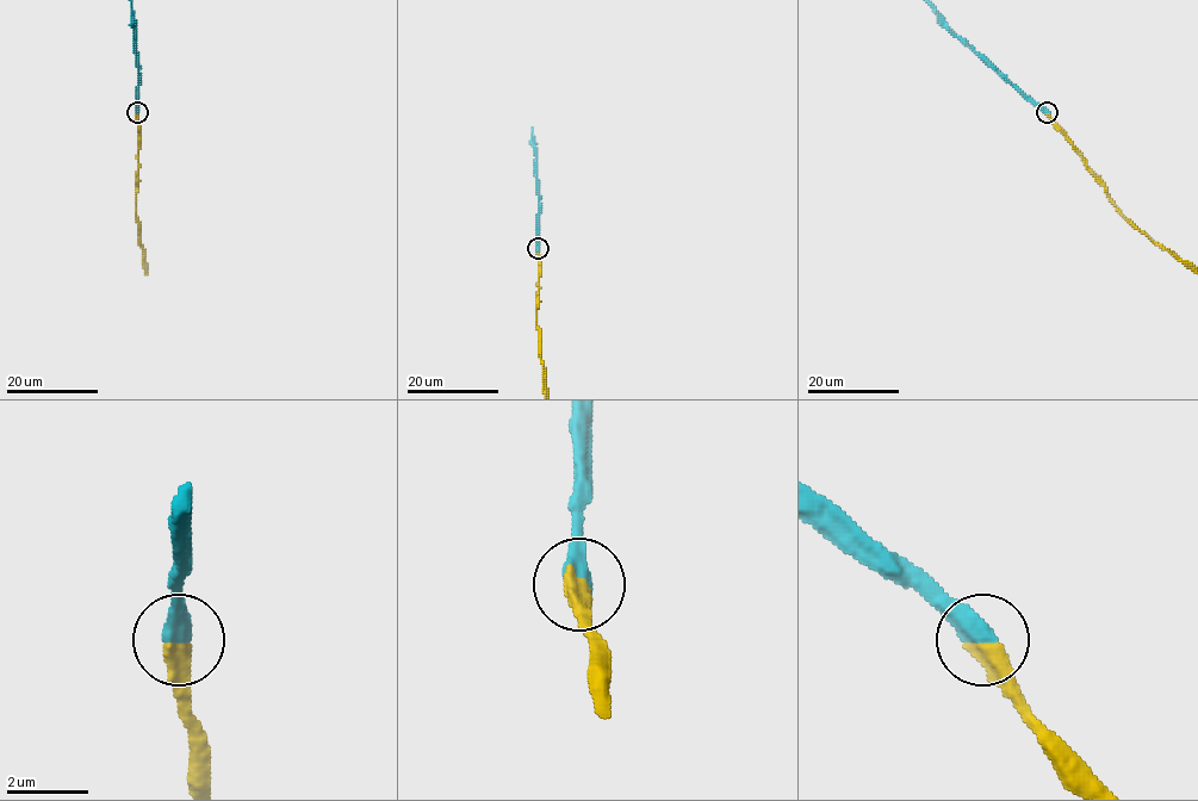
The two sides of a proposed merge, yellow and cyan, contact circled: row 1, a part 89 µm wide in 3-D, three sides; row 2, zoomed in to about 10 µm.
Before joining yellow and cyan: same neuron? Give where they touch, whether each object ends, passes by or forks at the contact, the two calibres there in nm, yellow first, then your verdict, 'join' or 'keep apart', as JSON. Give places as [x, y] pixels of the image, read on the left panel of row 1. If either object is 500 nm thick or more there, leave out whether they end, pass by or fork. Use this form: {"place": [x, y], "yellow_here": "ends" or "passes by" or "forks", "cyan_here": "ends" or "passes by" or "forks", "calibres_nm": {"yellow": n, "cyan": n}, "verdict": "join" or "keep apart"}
{"place": [137, 112], "calibres_nm": {"yellow": 550, "cyan": 550}, "verdict": "join"}

